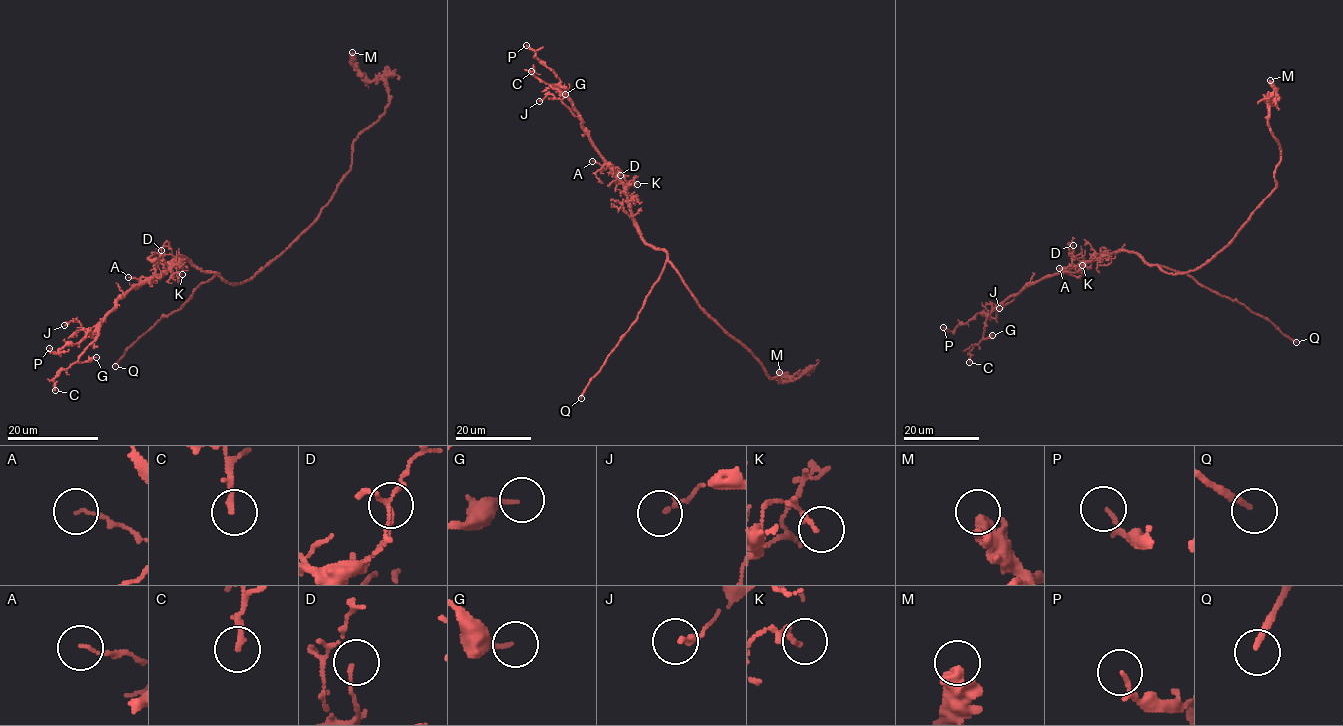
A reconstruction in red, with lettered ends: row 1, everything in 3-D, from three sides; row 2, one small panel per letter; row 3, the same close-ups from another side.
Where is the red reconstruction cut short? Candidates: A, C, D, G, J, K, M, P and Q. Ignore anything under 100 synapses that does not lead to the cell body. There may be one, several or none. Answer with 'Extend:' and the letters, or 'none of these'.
Extend: Q

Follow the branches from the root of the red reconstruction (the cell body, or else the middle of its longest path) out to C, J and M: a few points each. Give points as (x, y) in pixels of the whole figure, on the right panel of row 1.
C: (1170, 274), (1133, 252), (1119, 251), (1029, 282), (990, 314), (982, 339), (969, 352), (969, 362)
J: (1170, 274), (1133, 252), (1119, 251), (1029, 282), (1000, 310), (995, 311), (992, 305), (999, 308)
M: (1170, 274), (1207, 263), (1275, 187), (1281, 150), (1268, 122), (1275, 94), (1270, 80)

